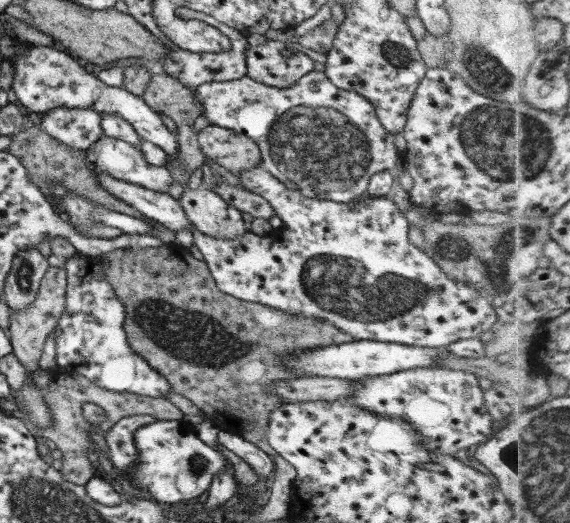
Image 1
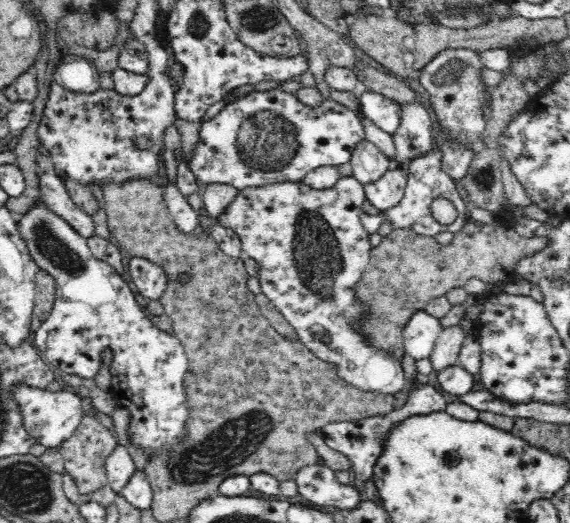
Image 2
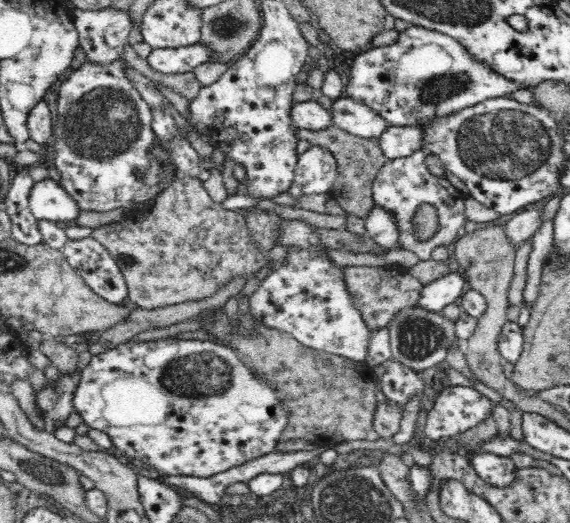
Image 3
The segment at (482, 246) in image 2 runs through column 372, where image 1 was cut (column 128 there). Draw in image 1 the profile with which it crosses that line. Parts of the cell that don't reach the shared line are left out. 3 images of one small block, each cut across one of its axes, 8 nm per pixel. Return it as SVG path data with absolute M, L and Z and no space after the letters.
M163 244L158 248L139 248L138 251L115 249L103 255L106 265L102 266L102 274L124 306L122 329L129 348L165 378L173 393L187 398L199 411L205 410L207 416L221 416L223 406L225 418L235 418L241 422L247 418L247 428L255 426L263 434L263 442L252 444L265 451L269 457L276 453L265 440L269 412L287 403L287 400L277 395L267 395L264 390L277 381L305 376L286 370L282 366L284 358L297 351L355 341L353 335L325 320L287 314L222 293L216 287L204 261L195 260L189 252L178 246Z

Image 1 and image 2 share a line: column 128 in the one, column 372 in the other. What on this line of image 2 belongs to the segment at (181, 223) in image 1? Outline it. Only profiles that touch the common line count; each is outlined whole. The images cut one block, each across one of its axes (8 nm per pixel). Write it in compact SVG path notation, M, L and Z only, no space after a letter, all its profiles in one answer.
M392 167L377 181L363 185L365 198L380 212L398 206L404 198L407 173L404 167Z

